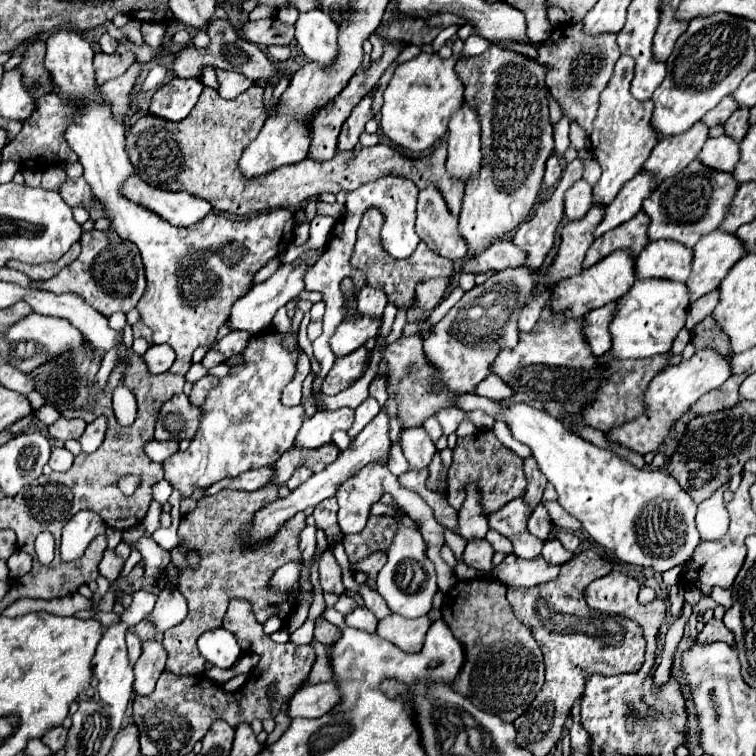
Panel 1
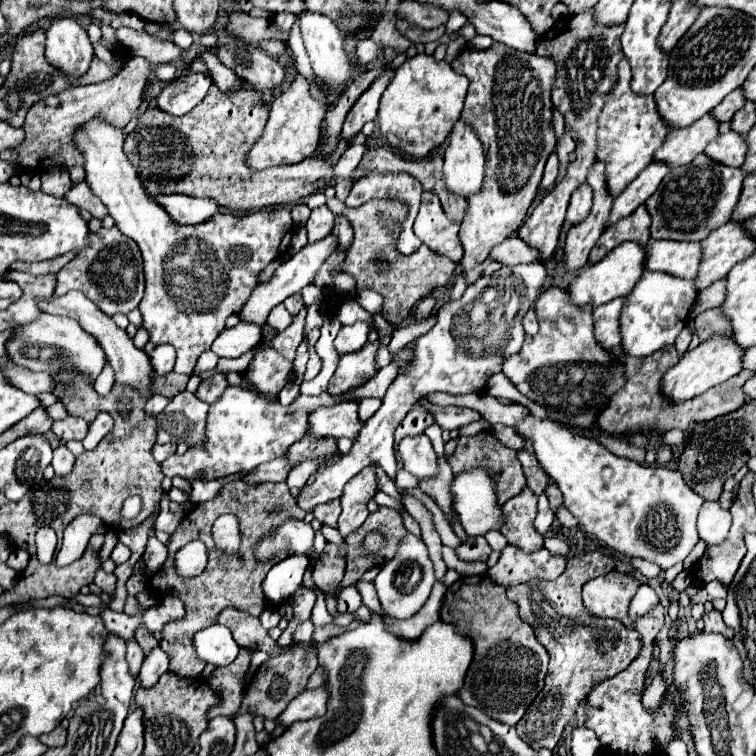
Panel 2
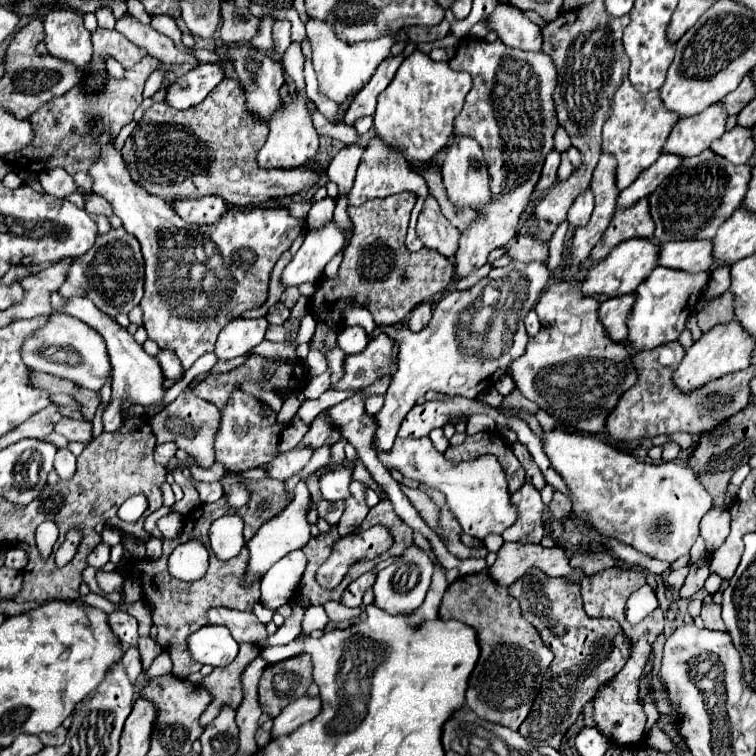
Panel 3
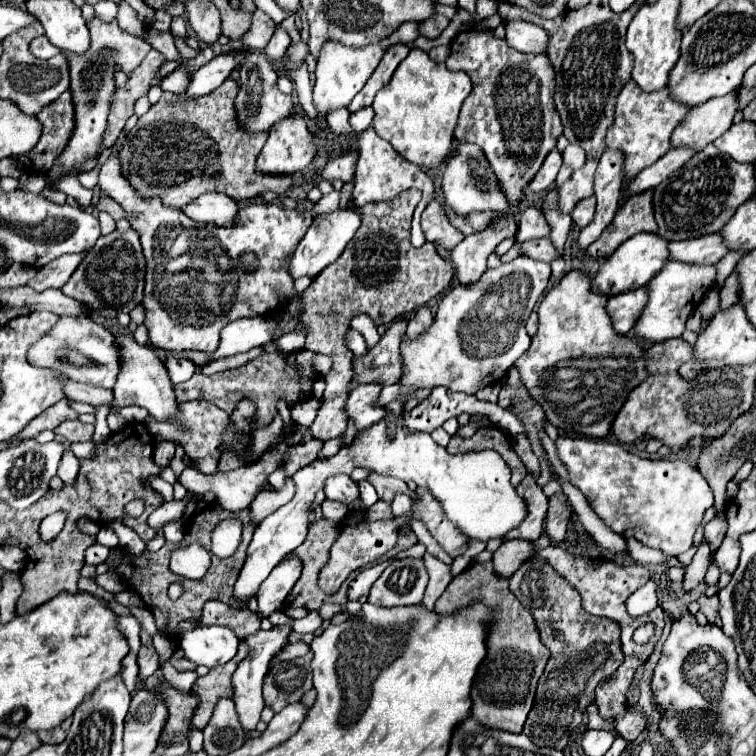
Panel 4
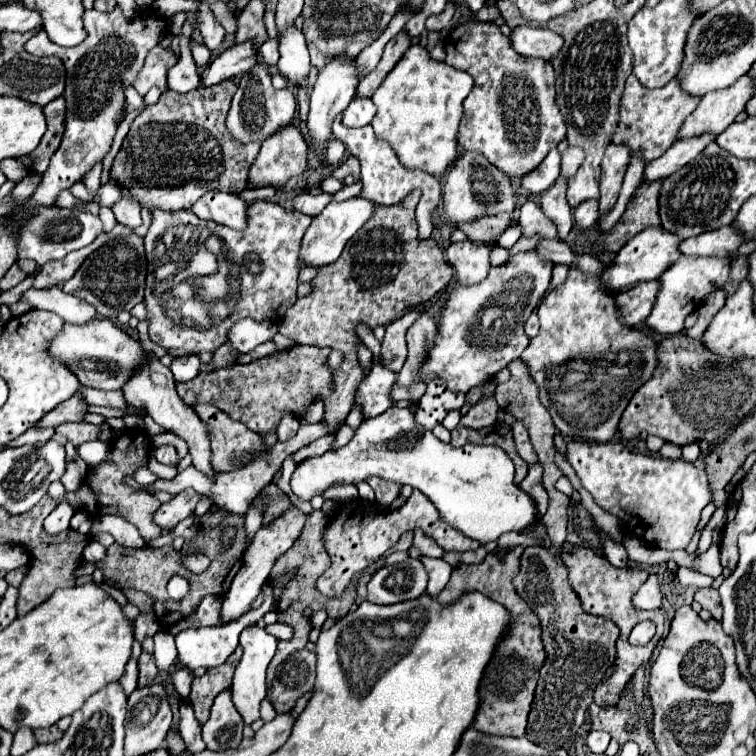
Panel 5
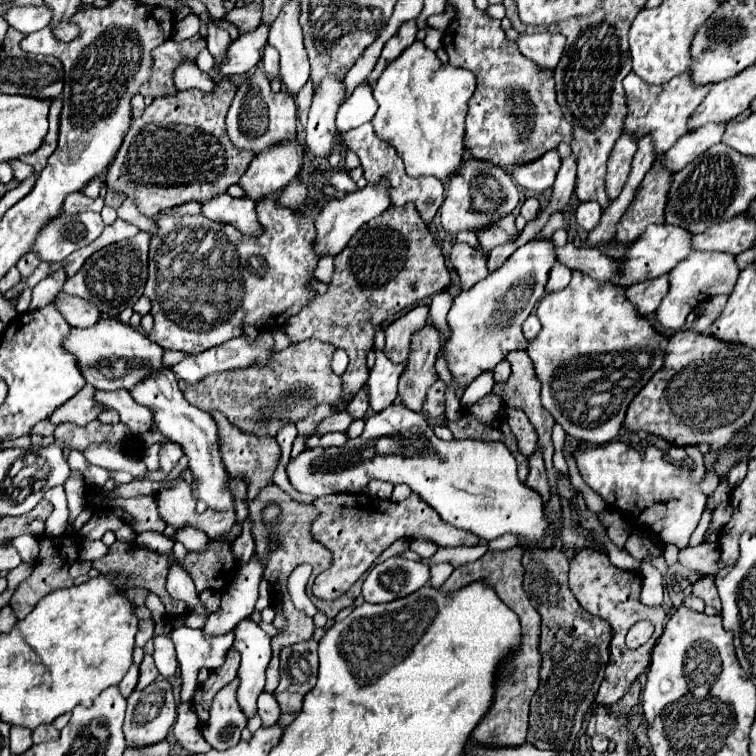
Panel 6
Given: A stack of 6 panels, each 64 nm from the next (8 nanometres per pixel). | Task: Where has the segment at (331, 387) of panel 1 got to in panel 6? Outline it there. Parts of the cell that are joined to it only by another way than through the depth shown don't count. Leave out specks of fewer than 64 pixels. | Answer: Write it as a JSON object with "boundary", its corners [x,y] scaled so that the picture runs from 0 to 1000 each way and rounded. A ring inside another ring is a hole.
{"boundary":[[[550,405],[542,413],[537,413],[532,421],[521,423],[511,434],[511,471],[519,479],[534,479],[542,468],[545,444],[561,434],[566,426],[566,405]]]}

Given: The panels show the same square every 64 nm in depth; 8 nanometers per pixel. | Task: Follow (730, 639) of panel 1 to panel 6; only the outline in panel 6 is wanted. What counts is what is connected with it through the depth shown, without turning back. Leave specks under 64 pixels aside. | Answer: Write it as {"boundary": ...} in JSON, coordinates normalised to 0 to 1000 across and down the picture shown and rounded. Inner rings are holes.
{"boundary":[[[929,762],[915,772],[915,783],[921,788],[926,788],[937,802],[944,802],[952,810],[952,791],[950,791],[950,780],[944,772],[944,762]]]}

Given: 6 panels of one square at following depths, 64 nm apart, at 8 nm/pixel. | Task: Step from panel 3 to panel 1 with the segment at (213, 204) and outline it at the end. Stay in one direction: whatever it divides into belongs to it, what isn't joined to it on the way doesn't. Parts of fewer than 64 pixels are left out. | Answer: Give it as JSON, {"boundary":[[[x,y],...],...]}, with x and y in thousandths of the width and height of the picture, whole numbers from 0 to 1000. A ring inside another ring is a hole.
{"boundary":[[[175,233],[175,238],[164,243],[164,257],[172,265],[190,270],[193,275],[201,275],[230,299],[259,296],[280,280],[280,270],[275,265],[259,262],[249,254],[217,254],[206,249],[201,251],[183,233]]]}

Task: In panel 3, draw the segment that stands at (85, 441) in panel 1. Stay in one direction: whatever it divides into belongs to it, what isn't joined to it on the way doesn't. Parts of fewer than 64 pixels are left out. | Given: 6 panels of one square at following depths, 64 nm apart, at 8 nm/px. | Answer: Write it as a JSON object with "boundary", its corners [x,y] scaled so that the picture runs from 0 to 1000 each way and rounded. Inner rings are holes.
{"boundary":[[[93,394],[95,402],[85,405],[85,415],[93,415],[98,421],[111,423],[114,429],[119,429],[122,434],[130,434],[130,439],[138,444],[140,455],[143,455],[143,468],[148,476],[148,529],[143,534],[143,542],[138,545],[138,569],[140,571],[151,571],[161,563],[163,554],[159,553],[159,540],[161,532],[175,532],[175,534],[185,534],[190,540],[201,537],[201,540],[217,540],[217,524],[220,524],[220,513],[217,513],[217,495],[214,487],[209,481],[209,476],[204,471],[198,471],[172,442],[167,434],[156,431],[148,421],[138,418],[138,413],[132,413],[122,397],[111,397],[111,394]]]}

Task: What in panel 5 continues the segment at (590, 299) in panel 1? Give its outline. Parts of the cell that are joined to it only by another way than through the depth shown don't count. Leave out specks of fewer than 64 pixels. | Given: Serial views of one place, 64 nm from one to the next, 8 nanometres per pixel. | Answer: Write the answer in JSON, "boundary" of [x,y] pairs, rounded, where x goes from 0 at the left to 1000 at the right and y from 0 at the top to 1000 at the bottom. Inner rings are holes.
{"boundary":[[[854,302],[852,307],[841,310],[812,341],[812,347],[804,352],[804,360],[799,360],[796,373],[802,376],[802,381],[807,381],[807,386],[825,386],[847,373],[857,373],[857,370],[868,370],[873,368],[889,347],[894,347],[902,333],[899,333],[899,320],[902,315],[894,312],[892,307],[884,307],[878,302]]]}

